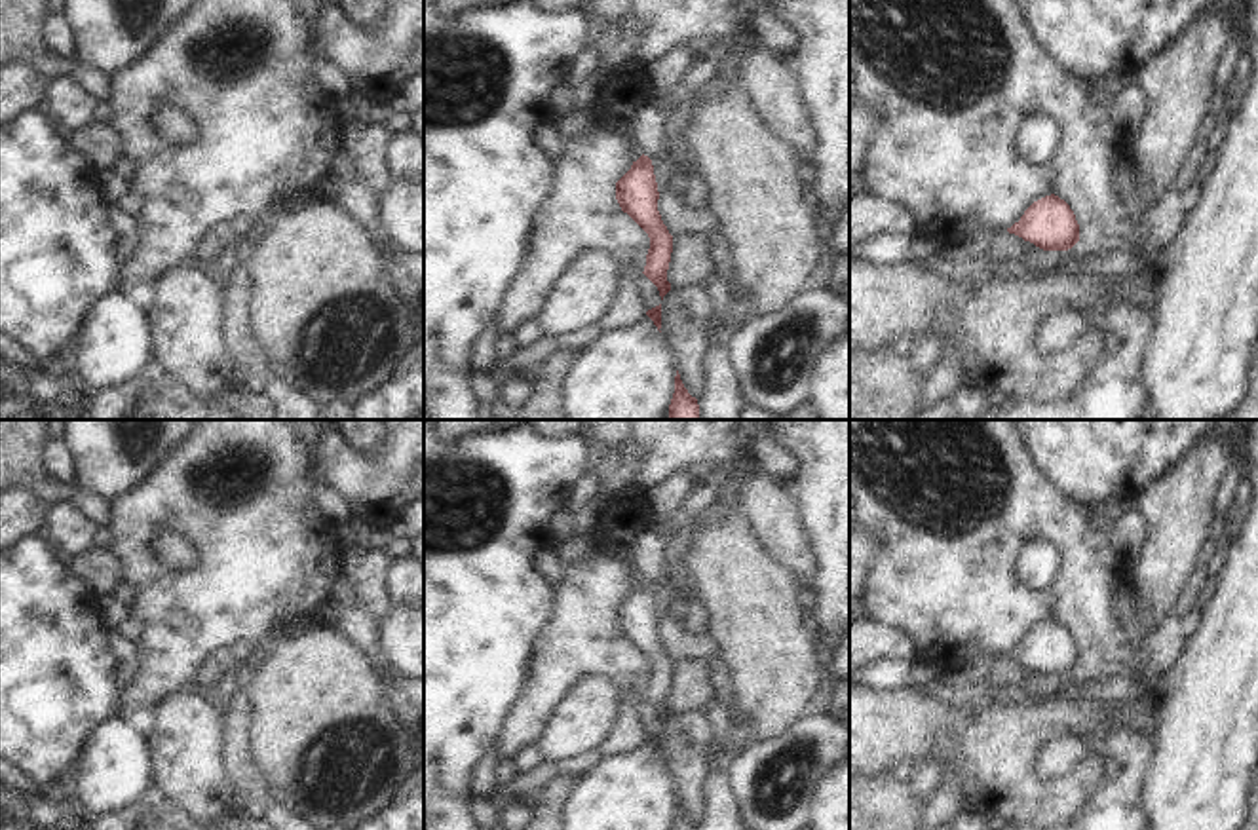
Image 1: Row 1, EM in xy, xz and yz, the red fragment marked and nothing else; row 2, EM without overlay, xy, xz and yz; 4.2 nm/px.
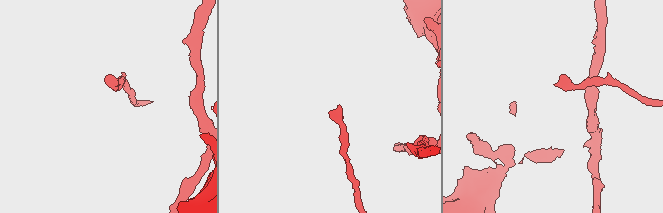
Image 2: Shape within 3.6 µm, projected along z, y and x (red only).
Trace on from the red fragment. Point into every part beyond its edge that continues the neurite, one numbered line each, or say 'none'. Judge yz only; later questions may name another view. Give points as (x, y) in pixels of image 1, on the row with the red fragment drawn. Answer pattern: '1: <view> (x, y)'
none

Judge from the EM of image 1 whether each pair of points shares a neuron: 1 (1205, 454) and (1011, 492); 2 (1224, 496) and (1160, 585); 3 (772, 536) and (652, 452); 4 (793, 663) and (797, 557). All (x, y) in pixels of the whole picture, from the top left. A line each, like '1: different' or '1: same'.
1: different
2: different
3: same
4: different

